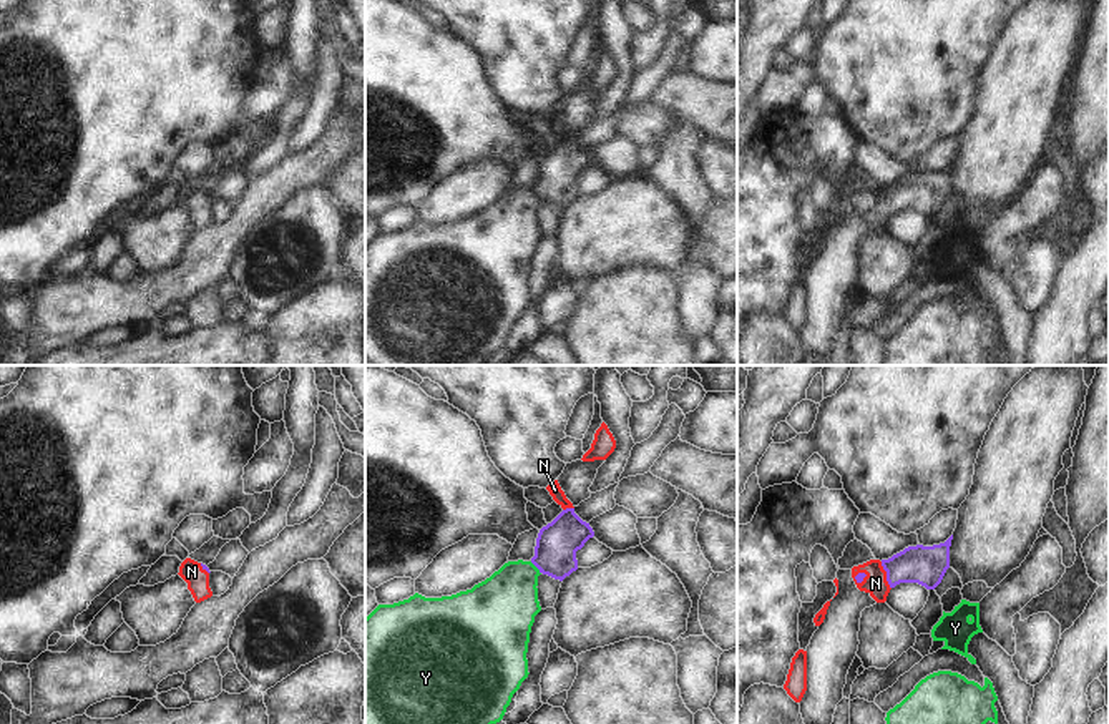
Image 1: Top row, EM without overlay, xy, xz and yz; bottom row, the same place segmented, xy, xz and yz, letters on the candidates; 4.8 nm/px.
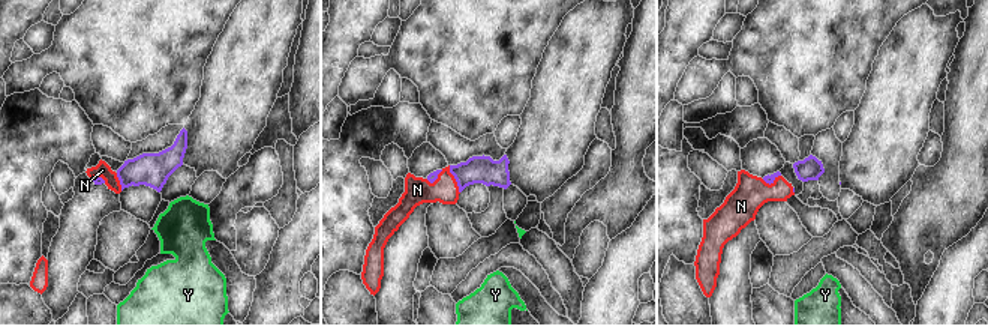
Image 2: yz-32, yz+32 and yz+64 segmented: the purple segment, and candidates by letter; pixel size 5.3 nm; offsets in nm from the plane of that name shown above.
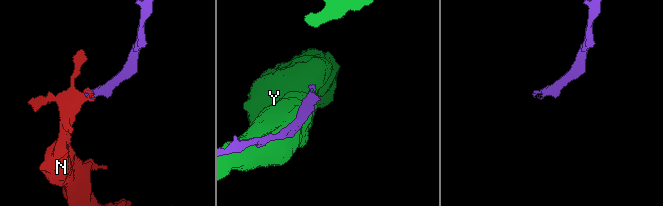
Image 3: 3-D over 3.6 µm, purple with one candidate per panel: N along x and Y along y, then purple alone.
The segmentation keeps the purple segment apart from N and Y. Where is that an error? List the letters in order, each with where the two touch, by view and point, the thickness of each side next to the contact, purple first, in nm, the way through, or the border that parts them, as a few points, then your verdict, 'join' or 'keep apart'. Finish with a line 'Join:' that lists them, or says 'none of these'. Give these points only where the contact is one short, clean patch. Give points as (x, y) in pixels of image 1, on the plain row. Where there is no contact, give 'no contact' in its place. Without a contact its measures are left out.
N: yz (887, 203) | 190/120 nm | across yz (925, 193), (903, 195), (887, 203), (875, 211) | join
Y: xz (537, 195) | 200/320 nm | keep apart
Join: N

